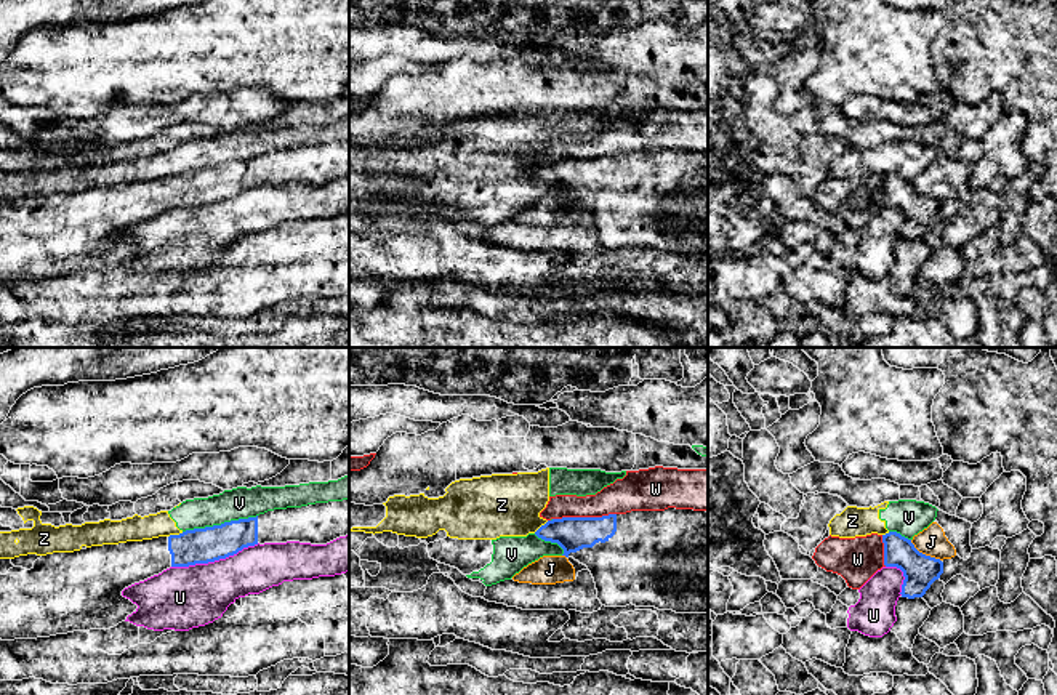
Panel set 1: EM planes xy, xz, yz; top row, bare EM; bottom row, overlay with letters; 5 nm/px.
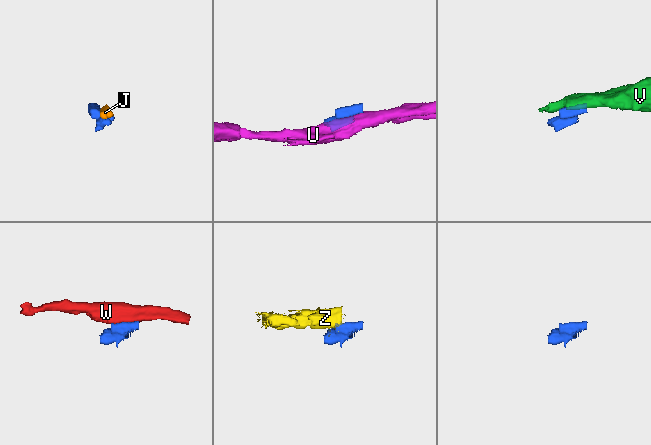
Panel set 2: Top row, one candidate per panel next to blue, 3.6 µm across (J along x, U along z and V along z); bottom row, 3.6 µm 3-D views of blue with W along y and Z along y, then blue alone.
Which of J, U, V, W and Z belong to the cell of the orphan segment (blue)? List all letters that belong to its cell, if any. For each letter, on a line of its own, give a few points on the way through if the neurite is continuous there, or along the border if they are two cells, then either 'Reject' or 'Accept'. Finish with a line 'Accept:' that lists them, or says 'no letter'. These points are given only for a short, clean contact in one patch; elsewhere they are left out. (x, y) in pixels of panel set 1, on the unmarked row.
J: Boundary: yz (910, 181), (920, 192), (940, 202). Reject
U: Reject
V: Boundary: xy (257, 156), (247, 160), (231, 160), (183, 173). Reject
W: Boundary: xz (615, 154), (553, 160). Reject
Z: Boundary: xy (183, 173), (168, 178). Reject
Accept: no letter

